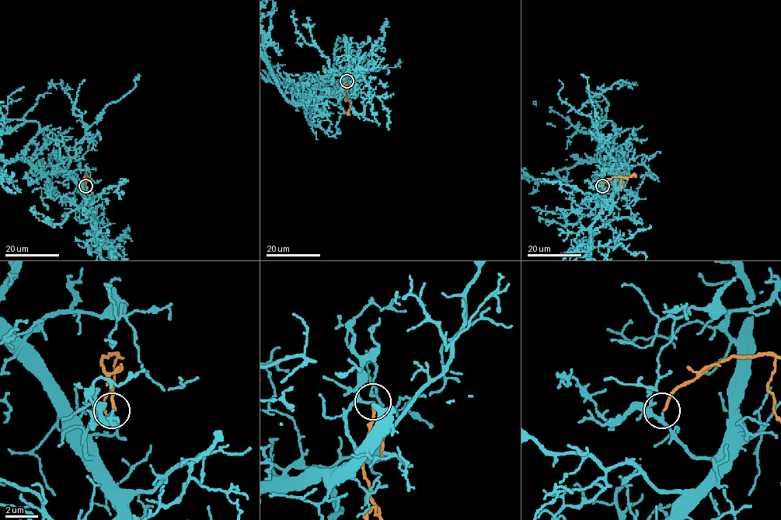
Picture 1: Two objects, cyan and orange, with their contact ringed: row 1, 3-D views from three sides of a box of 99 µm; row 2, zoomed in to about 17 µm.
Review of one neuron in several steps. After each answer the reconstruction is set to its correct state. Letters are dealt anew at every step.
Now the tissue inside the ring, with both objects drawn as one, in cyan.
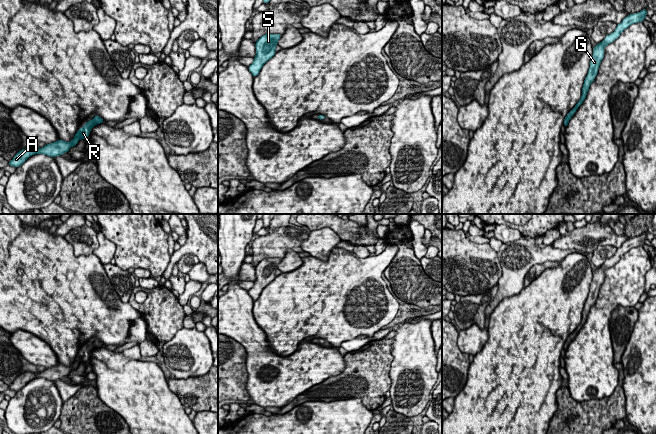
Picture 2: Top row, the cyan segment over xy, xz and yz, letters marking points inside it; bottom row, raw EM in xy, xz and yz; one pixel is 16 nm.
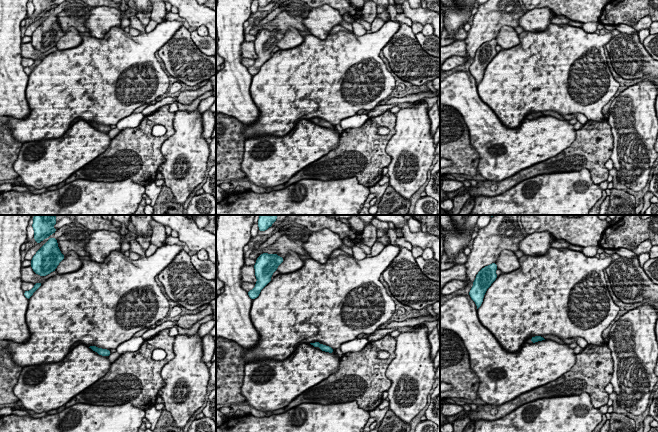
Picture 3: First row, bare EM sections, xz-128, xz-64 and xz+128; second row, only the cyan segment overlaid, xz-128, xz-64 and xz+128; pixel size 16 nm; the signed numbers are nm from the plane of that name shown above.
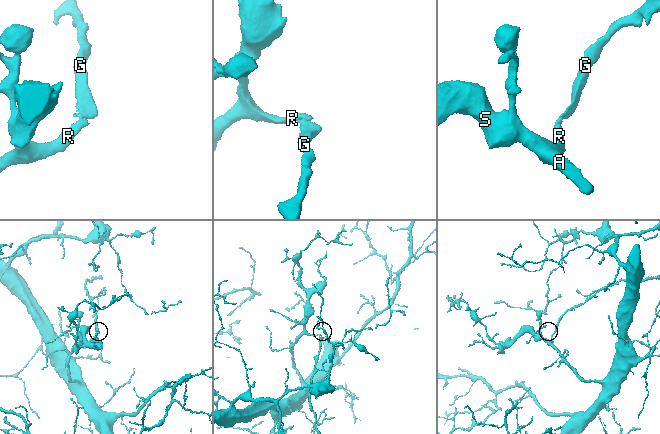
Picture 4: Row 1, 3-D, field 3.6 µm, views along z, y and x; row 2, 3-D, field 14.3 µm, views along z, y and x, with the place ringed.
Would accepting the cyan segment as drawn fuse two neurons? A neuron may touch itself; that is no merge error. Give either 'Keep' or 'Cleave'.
Keep

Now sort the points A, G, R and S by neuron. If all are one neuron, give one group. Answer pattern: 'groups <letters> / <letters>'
groups A G R S

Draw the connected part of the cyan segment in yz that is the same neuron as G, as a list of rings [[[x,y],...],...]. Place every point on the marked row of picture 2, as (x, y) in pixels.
[[[647,8],[641,10],[638,13],[629,14],[627,17],[623,19],[623,21],[617,25],[615,31],[609,35],[606,36],[606,38],[597,44],[593,48],[593,55],[590,61],[590,67],[588,70],[588,74],[585,77],[583,88],[582,88],[582,95],[579,102],[575,105],[575,107],[568,112],[568,115],[564,119],[563,125],[567,127],[569,120],[573,117],[573,114],[577,111],[578,107],[581,106],[583,101],[586,98],[587,92],[589,90],[590,84],[594,81],[598,69],[600,66],[600,63],[602,59],[604,58],[604,48],[606,45],[612,43],[615,39],[617,39],[620,34],[623,32],[624,29],[628,28],[631,24],[639,23],[645,20],[645,17],[647,16]]]

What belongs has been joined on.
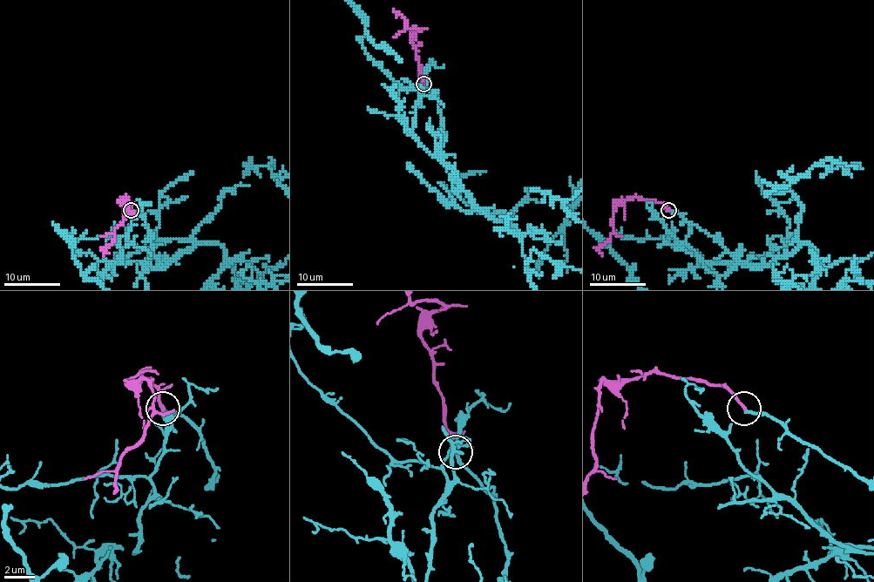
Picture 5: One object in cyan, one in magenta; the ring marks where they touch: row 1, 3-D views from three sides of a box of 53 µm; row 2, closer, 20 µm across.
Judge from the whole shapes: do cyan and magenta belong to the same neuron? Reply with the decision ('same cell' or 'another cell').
same cell

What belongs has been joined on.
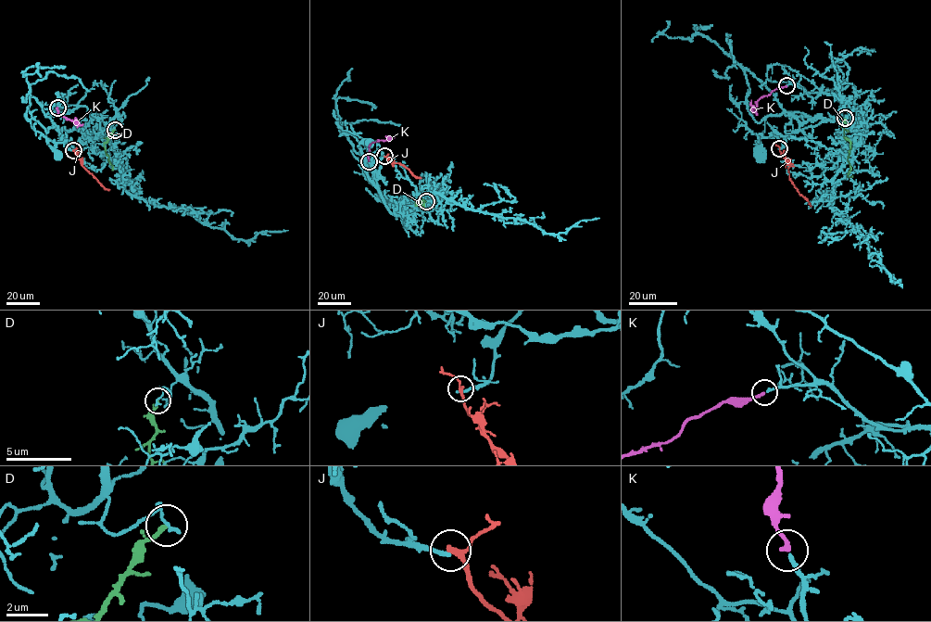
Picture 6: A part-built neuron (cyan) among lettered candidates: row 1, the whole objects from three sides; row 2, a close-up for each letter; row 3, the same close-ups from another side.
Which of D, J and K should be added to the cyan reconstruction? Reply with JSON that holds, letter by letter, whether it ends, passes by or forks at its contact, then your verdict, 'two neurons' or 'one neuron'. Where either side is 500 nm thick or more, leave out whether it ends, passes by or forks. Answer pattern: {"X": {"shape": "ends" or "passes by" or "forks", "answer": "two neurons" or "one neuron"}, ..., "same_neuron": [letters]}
{"D": {"shape": "ends", "answer": "two neurons"}, "J": {"shape": "passes by", "answer": "two neurons"}, "K": {"shape": "ends", "answer": "one neuron"}, "same_neuron": ["K"]}

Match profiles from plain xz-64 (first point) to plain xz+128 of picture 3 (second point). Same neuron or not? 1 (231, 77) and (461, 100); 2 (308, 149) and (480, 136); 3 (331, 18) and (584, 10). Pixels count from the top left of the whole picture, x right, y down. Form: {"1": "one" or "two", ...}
{"1": "one", "2": "one", "3": "two"}

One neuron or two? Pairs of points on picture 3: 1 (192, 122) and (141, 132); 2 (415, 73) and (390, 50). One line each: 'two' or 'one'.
1: two
2: one

